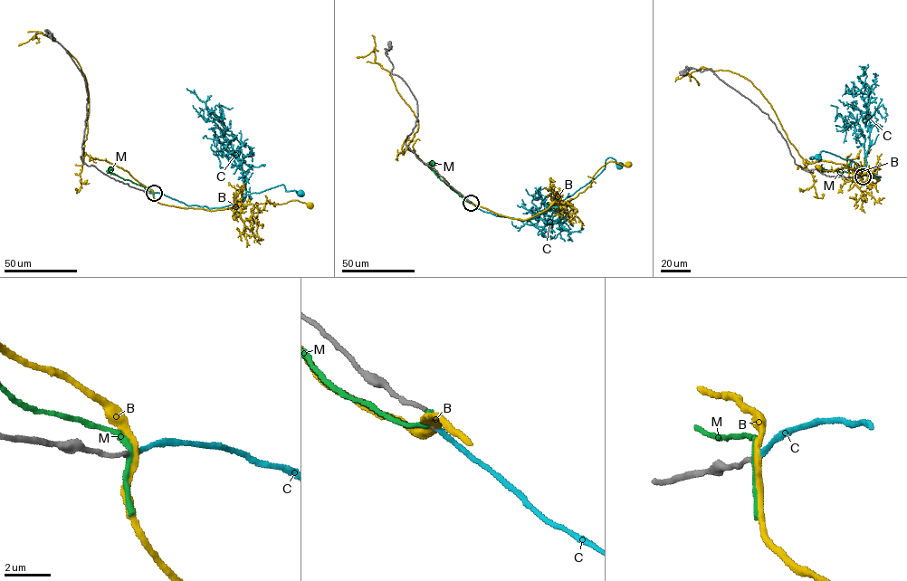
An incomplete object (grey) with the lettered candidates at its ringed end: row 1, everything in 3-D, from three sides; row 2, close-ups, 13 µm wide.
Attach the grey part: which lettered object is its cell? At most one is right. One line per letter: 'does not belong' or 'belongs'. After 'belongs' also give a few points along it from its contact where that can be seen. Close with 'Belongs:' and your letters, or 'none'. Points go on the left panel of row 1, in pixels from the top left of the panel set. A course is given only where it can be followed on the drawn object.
B: does not belong
C: belongs | via (154, 193), (164, 194), (188, 205), (210, 208), (227, 206), (248, 194), (282, 185), (285, 190), (299, 193)
M: does not belong
Belongs: C

